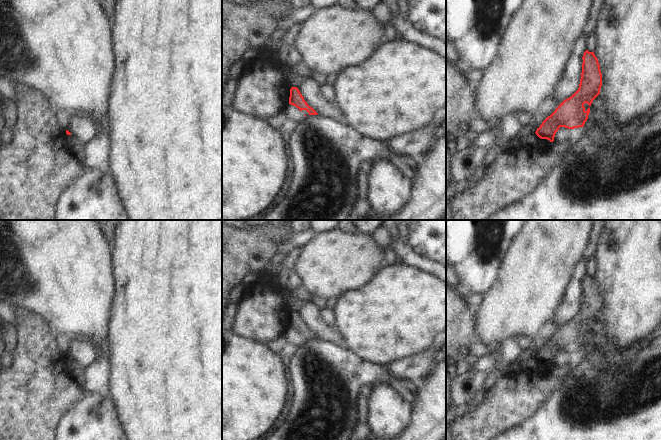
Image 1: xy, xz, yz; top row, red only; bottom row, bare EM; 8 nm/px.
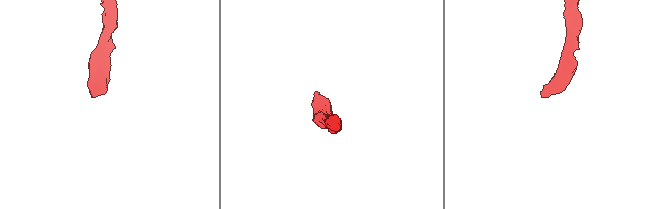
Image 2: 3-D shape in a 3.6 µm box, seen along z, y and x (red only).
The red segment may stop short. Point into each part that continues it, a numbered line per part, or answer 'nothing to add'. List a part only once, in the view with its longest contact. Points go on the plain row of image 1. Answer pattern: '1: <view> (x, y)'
nothing to add

